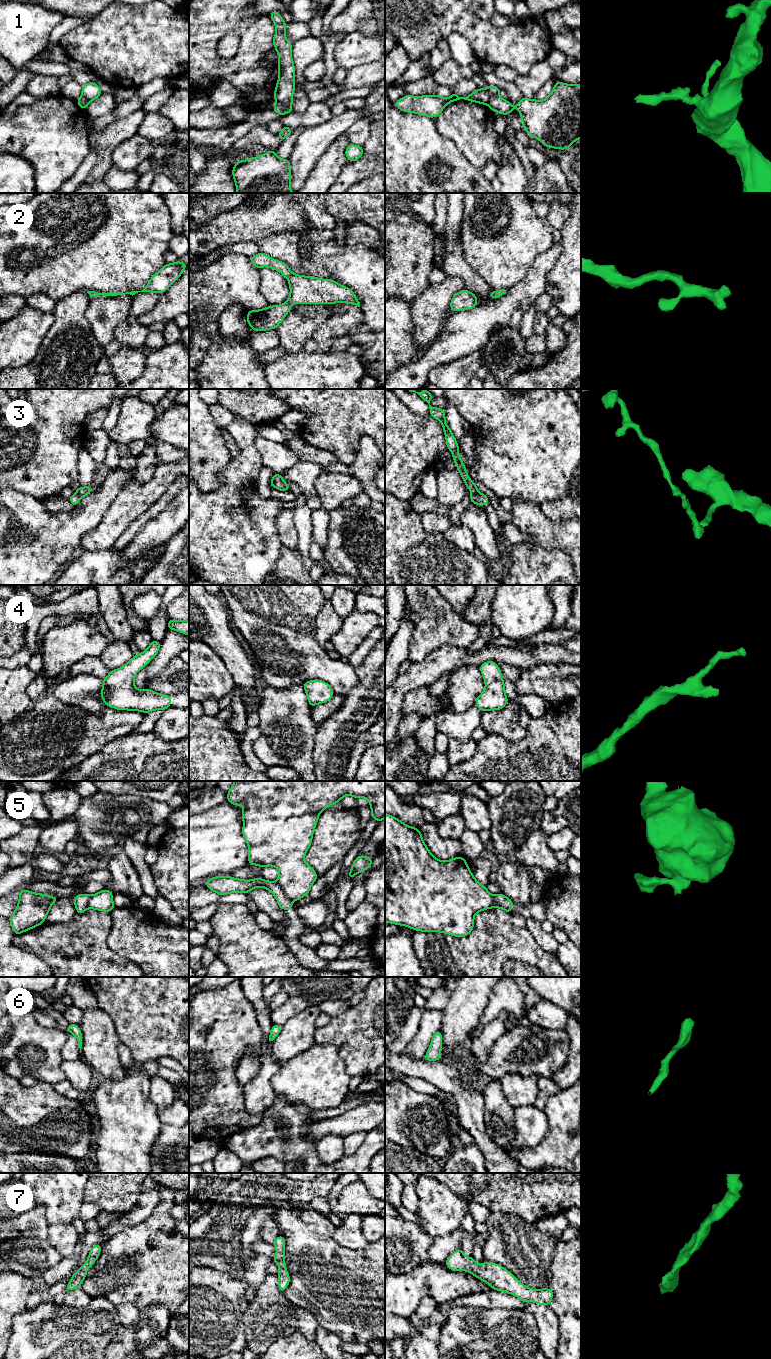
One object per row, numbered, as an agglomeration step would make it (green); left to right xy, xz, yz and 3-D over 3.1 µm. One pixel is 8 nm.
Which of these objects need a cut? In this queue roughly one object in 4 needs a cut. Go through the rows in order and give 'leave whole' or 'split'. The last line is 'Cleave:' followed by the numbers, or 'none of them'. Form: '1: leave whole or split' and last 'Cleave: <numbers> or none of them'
1: split
2: leave whole
3: split
4: leave whole
5: split
6: leave whole
7: leave whole
Cleave: 1, 3, 5

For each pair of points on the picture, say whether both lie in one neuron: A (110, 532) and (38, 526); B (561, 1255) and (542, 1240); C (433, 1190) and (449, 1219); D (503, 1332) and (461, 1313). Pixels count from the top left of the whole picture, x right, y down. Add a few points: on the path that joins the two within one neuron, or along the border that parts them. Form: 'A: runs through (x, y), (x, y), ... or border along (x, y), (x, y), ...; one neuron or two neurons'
A: border along (106, 513), (80, 539), (78, 547); two neurons
B: border along (558, 1241), (553, 1251), (549, 1272); two neurons
C: runs through (435, 1197), (442, 1212); one neuron
D: runs through (493, 1328), (482, 1317), (471, 1315); one neuron

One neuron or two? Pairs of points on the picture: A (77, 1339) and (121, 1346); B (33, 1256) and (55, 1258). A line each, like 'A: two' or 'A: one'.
A: two
B: one

